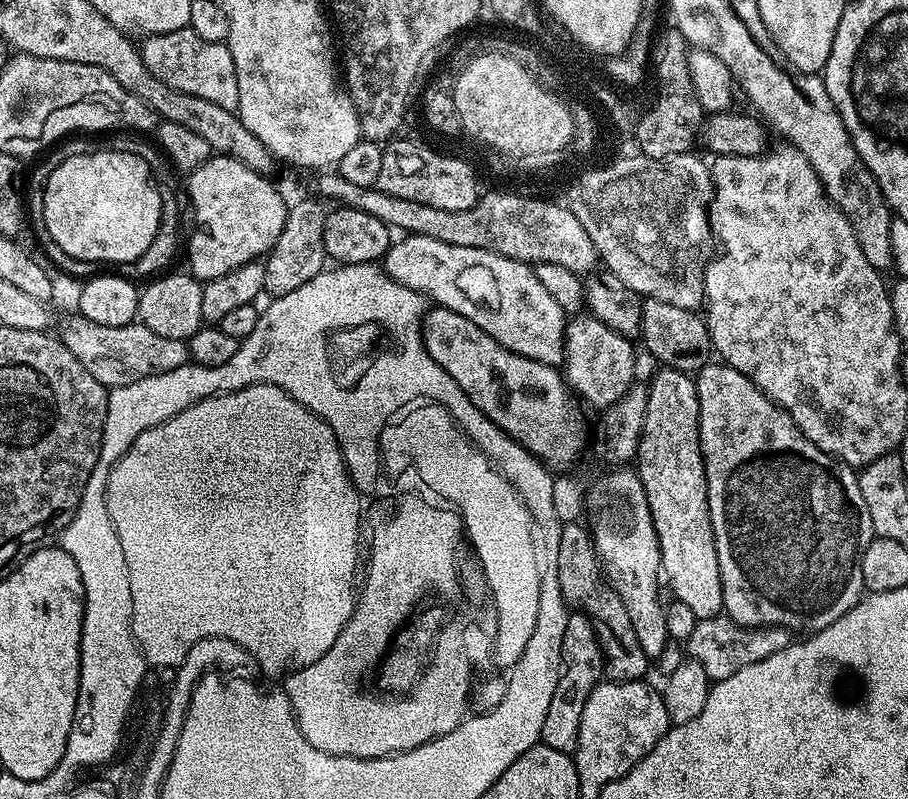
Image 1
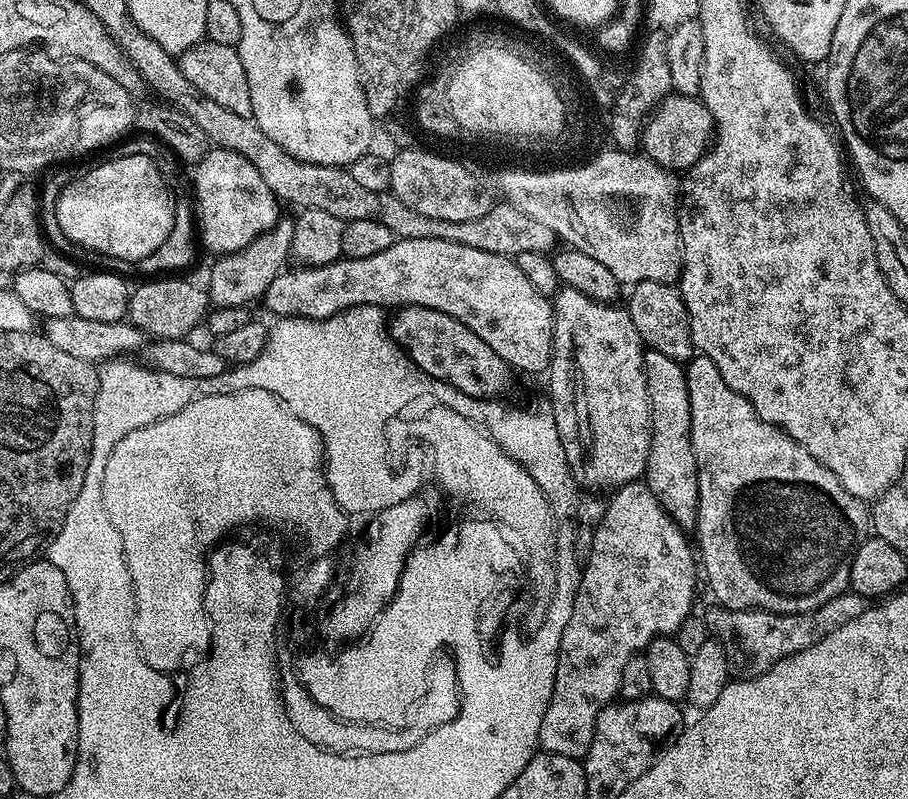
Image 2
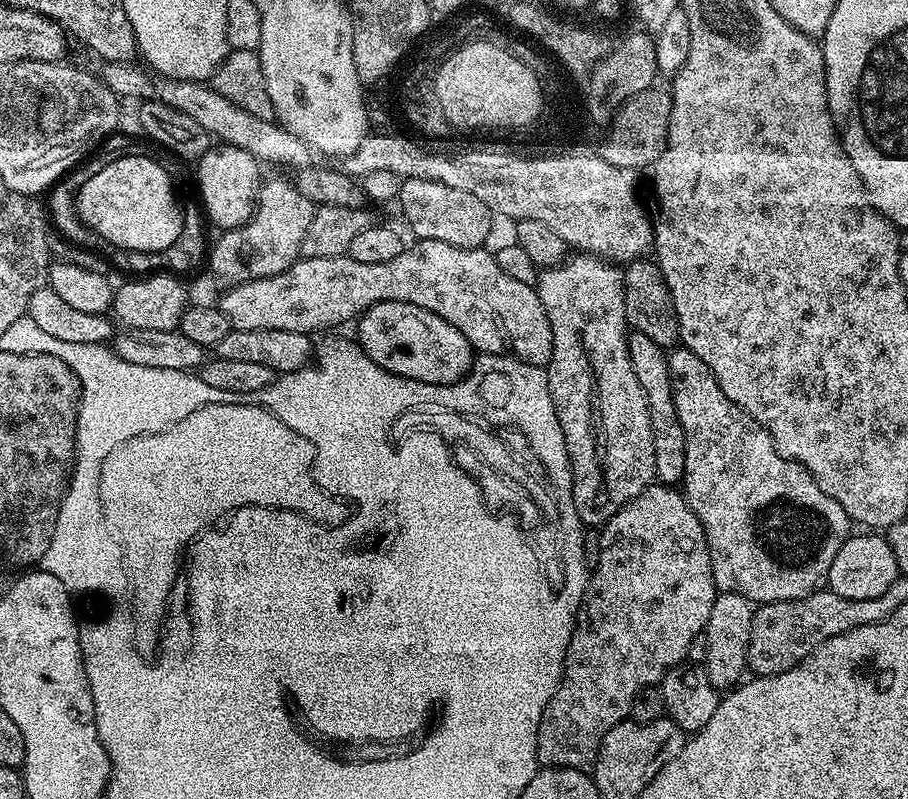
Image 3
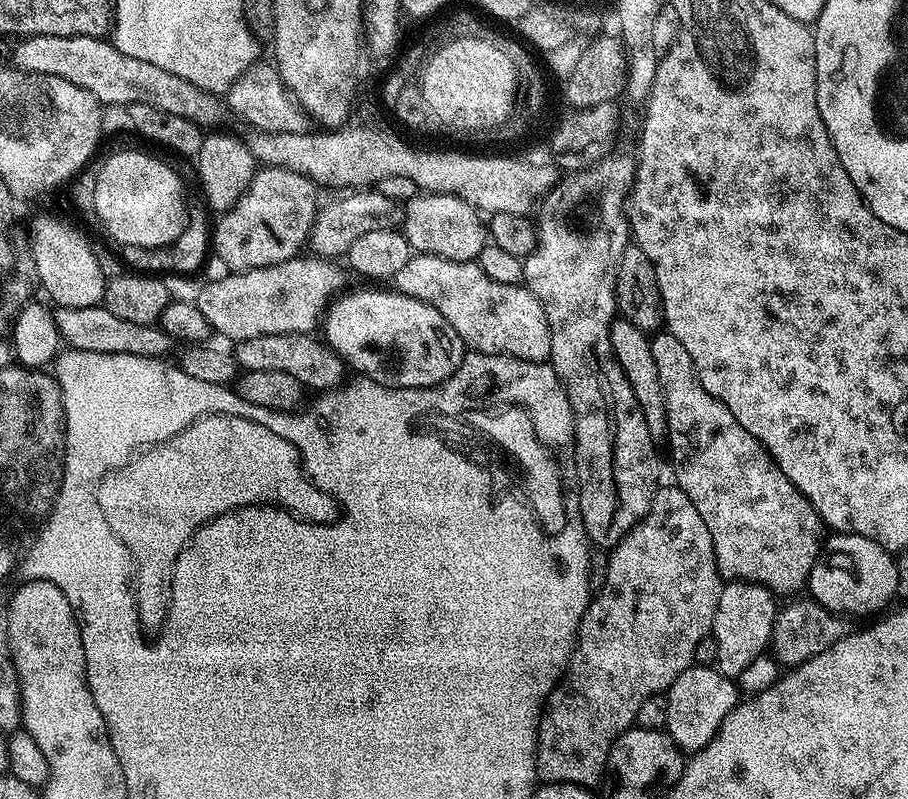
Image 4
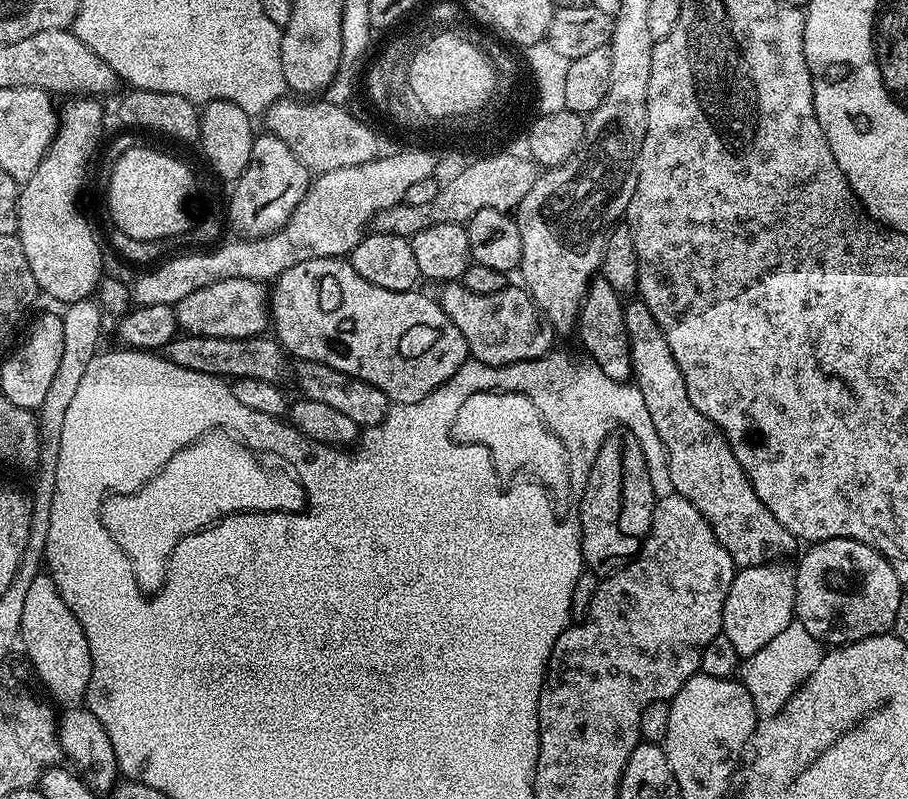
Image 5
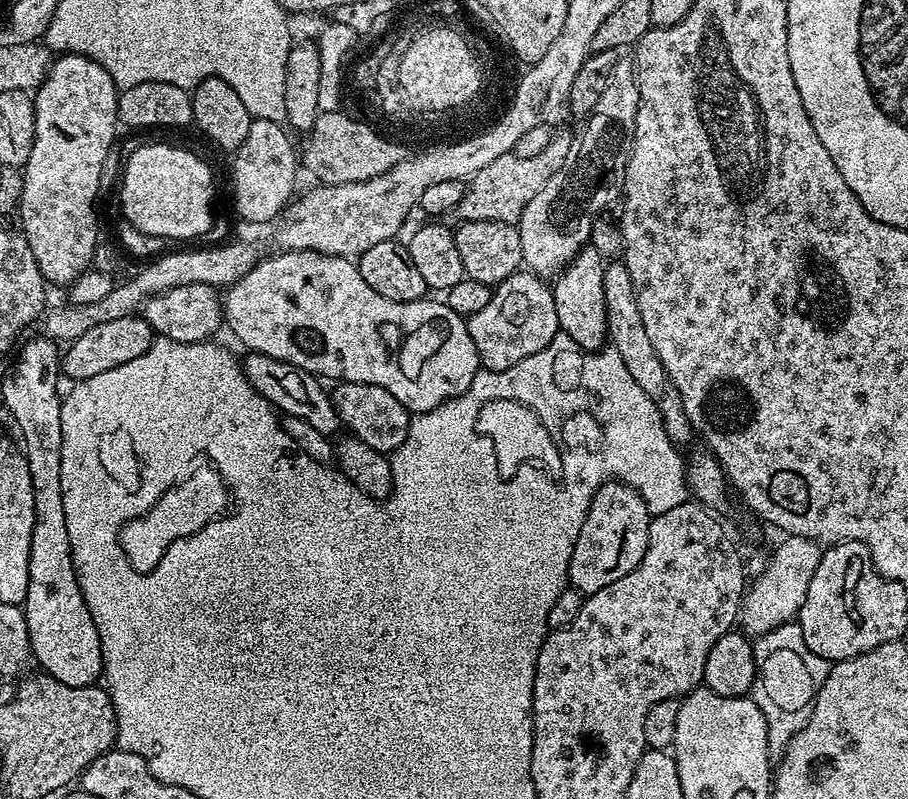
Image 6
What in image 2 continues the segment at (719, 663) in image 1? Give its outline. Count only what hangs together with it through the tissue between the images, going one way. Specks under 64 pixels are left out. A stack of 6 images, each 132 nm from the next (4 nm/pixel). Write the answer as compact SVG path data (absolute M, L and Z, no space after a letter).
M851 590L838 598L830 598L818 610L786 614L785 612L767 612L761 608L747 608L739 612L733 608L712 606L706 612L706 623L709 633L724 648L728 660L729 673L738 680L753 680L756 676L766 674L770 666L782 662L790 654L798 654L798 650L806 650L814 646L814 642L822 642L826 634L846 626L846 622L858 618L870 607L869 601Z

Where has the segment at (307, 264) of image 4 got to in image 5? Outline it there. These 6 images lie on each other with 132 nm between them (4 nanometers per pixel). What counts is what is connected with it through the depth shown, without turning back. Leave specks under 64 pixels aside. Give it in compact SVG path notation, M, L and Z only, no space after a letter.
M226 278L186 294L174 307L177 325L189 336L246 338L261 335L270 324L270 292L258 280Z

